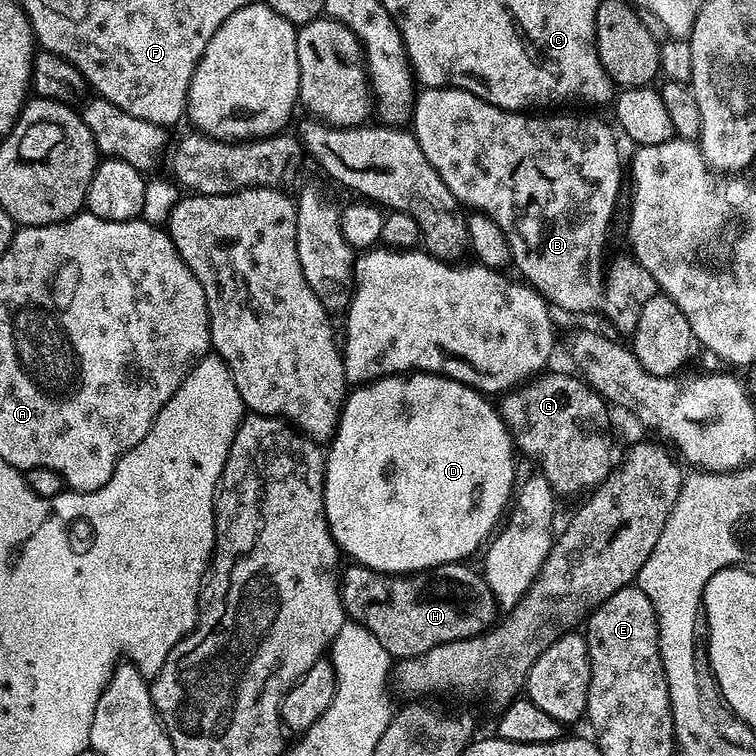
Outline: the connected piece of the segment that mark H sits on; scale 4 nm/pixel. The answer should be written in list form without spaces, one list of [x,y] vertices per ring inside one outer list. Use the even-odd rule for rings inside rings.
[[[355,562],[349,563],[340,574],[340,597],[347,619],[366,626],[366,630],[370,630],[370,634],[374,634],[374,638],[378,638],[378,642],[382,642],[382,646],[386,646],[386,650],[394,658],[421,656],[426,650],[439,644],[477,636],[493,623],[492,615],[498,612],[498,605],[483,575],[477,569],[475,572],[474,569],[467,568],[468,566],[464,562],[443,564],[437,568],[429,568],[427,572],[402,577],[375,572]]]

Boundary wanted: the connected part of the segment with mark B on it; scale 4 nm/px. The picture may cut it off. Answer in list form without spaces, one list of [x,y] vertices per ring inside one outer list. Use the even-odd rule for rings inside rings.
[[[424,88],[417,91],[414,96],[410,131],[415,134],[418,146],[422,146],[422,154],[426,154],[430,166],[438,170],[438,178],[442,178],[442,182],[450,186],[450,194],[454,194],[457,202],[467,209],[486,214],[495,224],[502,226],[502,234],[506,234],[506,242],[512,251],[514,268],[521,272],[517,273],[527,283],[540,291],[549,305],[557,309],[565,308],[568,312],[601,312],[599,315],[608,320],[617,333],[621,332],[619,333],[621,337],[631,337],[633,330],[638,326],[638,318],[642,318],[642,306],[646,306],[650,298],[658,295],[658,289],[650,270],[637,264],[628,254],[618,257],[604,276],[604,243],[608,240],[608,223],[612,220],[612,211],[615,210],[616,199],[620,196],[620,148],[616,145],[617,133],[611,123],[608,125],[606,121],[599,120],[596,116],[540,115],[544,114],[529,114],[527,111],[508,112],[461,88]]]

